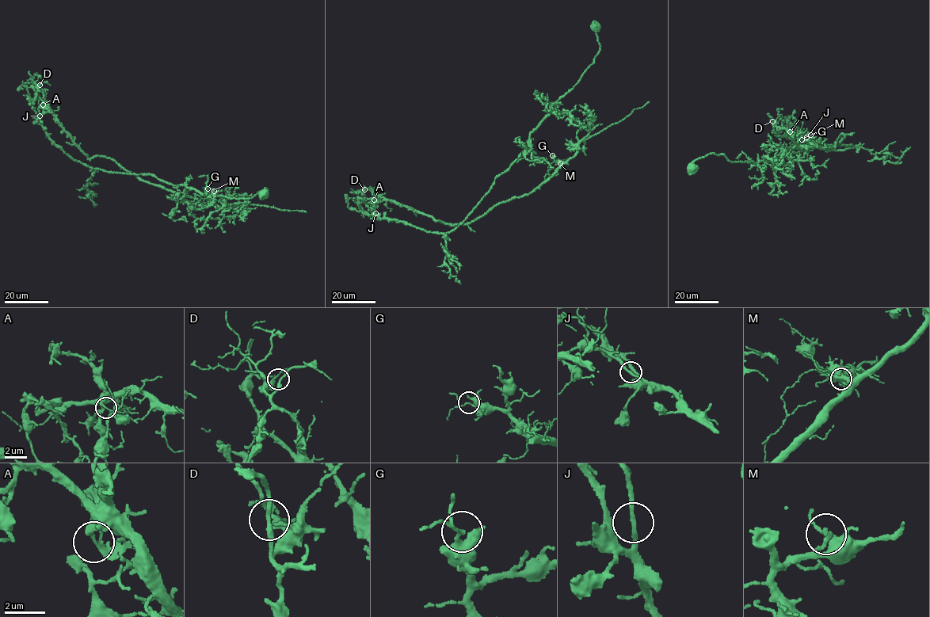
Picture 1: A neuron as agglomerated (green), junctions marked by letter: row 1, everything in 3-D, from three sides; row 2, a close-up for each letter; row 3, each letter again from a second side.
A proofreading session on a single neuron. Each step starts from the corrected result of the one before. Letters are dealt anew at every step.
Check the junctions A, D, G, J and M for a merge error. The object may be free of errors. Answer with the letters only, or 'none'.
A

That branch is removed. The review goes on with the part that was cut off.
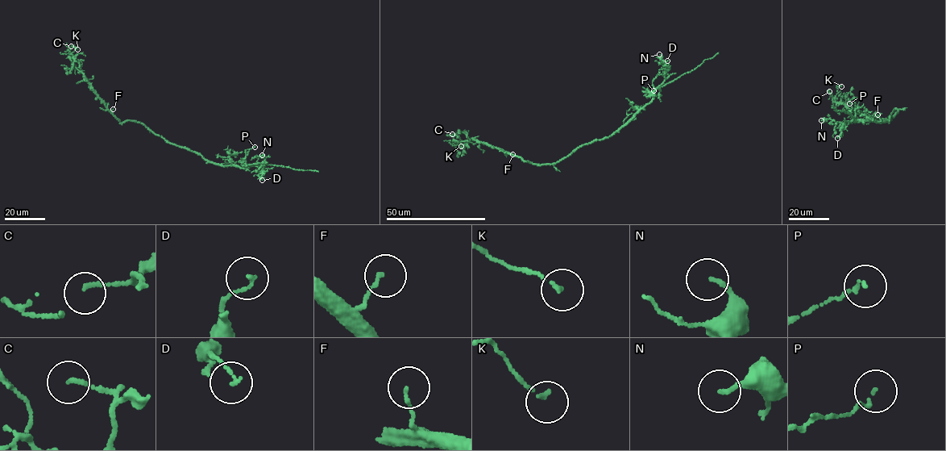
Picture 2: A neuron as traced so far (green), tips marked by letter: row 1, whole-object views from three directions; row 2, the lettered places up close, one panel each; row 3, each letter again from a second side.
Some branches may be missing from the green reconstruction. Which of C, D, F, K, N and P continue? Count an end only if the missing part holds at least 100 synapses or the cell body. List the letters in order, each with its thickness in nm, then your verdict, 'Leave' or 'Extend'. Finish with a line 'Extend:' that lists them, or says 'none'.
C: Thickness 130 nm. Leave
D: Thickness 90 nm. Leave
F: Thickness 120 nm. Leave
K: Thickness 120 nm. Leave
N: Thickness 130 nm. Leave
P: Thickness 110 nm. Leave
Extend: none

